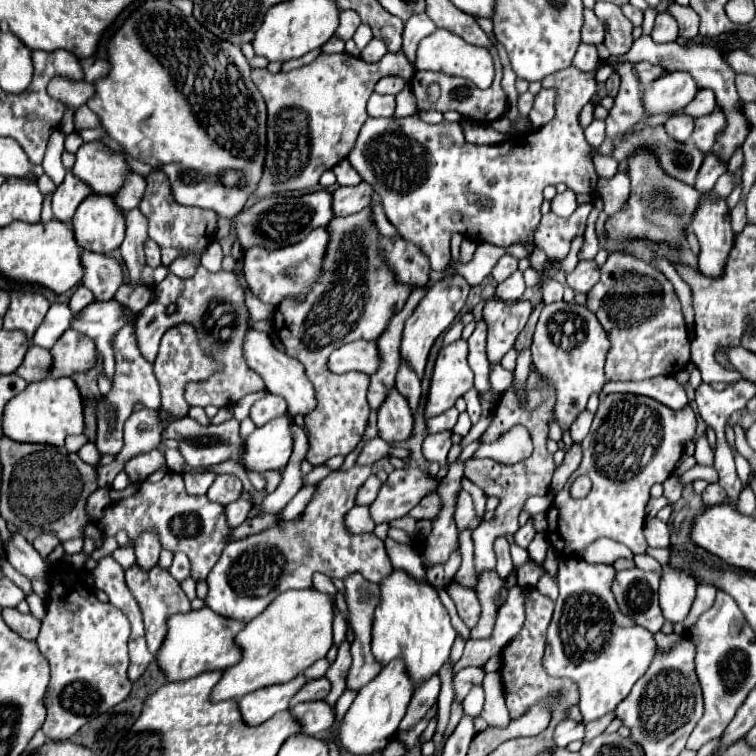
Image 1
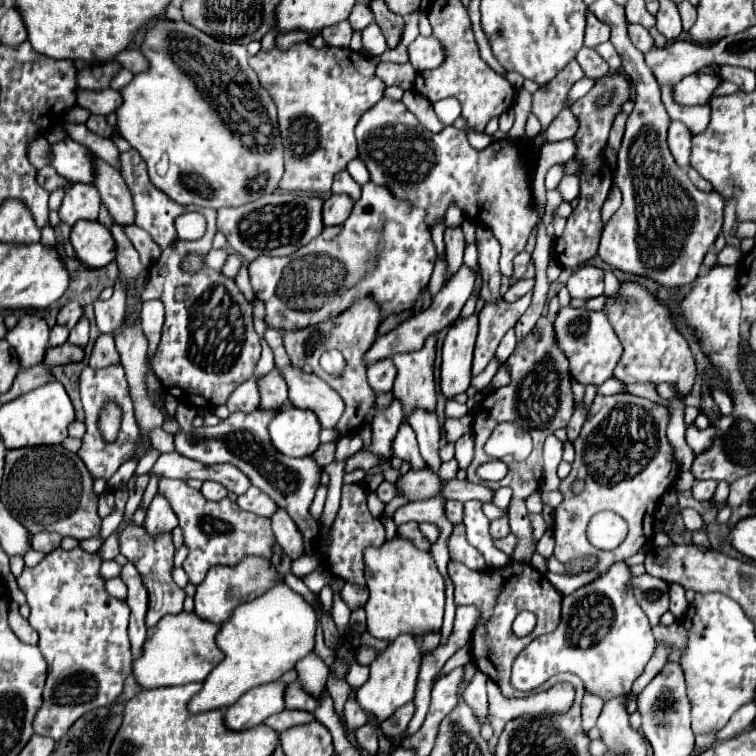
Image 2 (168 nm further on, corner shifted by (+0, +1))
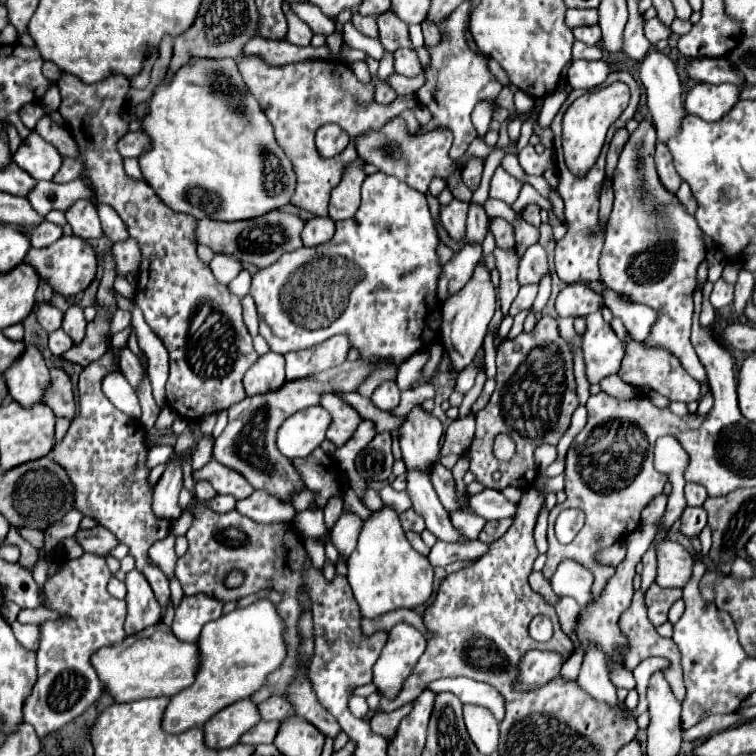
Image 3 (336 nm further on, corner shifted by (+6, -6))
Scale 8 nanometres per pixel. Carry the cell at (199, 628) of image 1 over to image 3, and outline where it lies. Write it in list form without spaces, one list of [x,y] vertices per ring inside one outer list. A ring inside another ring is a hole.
[[[162,622],[138,632],[136,636],[124,636],[120,644],[100,648],[92,656],[92,666],[98,672],[104,692],[114,698],[114,702],[134,702],[154,696],[174,696],[194,682],[198,668],[198,648],[196,644],[180,642],[170,626]]]

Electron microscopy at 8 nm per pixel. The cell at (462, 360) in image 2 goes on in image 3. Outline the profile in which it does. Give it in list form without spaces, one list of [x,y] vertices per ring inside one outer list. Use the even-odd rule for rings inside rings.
[[[480,262],[480,264],[476,264],[476,268],[472,272],[472,280],[468,280],[468,284],[460,292],[456,292],[456,296],[450,296],[442,304],[442,316],[444,316],[442,344],[448,350],[448,358],[456,372],[466,368],[474,360],[476,350],[484,342],[484,336],[488,332],[488,324],[494,316],[494,310],[496,310],[496,290],[490,282],[490,270],[486,268],[484,262]]]

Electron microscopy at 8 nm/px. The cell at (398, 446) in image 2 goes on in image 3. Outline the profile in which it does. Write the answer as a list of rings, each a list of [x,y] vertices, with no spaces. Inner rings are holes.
[[[408,470],[408,496],[412,500],[412,508],[426,520],[426,528],[442,542],[466,542],[468,538],[456,532],[450,522],[450,514],[440,504],[428,474],[420,470]]]

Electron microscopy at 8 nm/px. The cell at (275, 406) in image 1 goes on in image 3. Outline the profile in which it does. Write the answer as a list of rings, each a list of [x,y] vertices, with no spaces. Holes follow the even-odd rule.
[[[268,352],[256,360],[256,364],[244,376],[244,390],[248,396],[264,394],[280,388],[286,382],[284,378],[284,356]]]

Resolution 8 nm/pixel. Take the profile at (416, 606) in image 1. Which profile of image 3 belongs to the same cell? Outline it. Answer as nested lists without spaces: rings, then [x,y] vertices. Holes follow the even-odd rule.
[[[382,506],[364,520],[358,536],[358,546],[354,548],[352,556],[348,556],[346,566],[348,584],[360,604],[364,618],[376,618],[396,608],[414,608],[428,602],[432,596],[434,570],[428,558],[420,556],[408,544],[398,514],[388,506]]]

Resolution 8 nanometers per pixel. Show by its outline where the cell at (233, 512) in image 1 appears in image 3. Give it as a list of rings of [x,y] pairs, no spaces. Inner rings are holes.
[[[254,492],[252,496],[240,500],[236,510],[256,522],[292,520],[296,514],[292,504],[280,504],[280,500],[276,500],[276,496],[268,496],[268,492]]]

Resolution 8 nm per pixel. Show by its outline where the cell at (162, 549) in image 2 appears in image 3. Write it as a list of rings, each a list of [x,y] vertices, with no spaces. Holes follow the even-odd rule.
[[[130,328],[116,332],[112,336],[112,350],[80,372],[80,414],[72,420],[62,442],[54,444],[52,458],[68,472],[68,478],[74,484],[74,508],[84,516],[92,516],[98,524],[108,528],[120,544],[130,548],[130,554],[136,558],[136,568],[146,576],[164,608],[170,600],[168,578],[162,570],[150,566],[146,552],[156,540],[168,536],[170,522],[160,520],[152,512],[154,484],[148,482],[146,430],[138,420],[120,412],[102,392],[102,378],[112,370],[118,370],[118,352],[128,344],[130,332]]]

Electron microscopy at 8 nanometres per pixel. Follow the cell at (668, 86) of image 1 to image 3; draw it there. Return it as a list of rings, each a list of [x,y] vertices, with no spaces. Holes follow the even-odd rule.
[[[694,84],[686,96],[686,110],[702,120],[722,120],[732,106],[740,100],[742,88],[734,84]]]

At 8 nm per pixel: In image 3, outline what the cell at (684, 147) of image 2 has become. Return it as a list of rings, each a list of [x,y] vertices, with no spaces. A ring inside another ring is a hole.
[[[658,142],[656,144],[656,154],[654,154],[654,162],[656,162],[656,172],[660,176],[660,182],[664,182],[664,188],[668,188],[668,192],[676,194],[678,188],[680,188],[680,182],[682,178],[678,176],[678,172],[674,170],[674,164],[672,164],[672,156],[666,148],[666,144]]]

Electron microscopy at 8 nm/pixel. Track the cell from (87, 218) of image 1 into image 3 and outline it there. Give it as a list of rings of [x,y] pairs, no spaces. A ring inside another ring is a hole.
[[[62,236],[48,248],[30,248],[28,256],[24,256],[24,262],[30,264],[32,268],[36,268],[40,282],[48,282],[54,292],[58,292],[66,298],[76,296],[78,292],[86,290],[88,284],[94,280],[96,268],[98,268],[98,258],[96,258],[94,250],[78,236]]]

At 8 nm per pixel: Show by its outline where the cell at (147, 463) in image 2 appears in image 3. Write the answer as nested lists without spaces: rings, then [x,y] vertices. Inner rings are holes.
[[[154,446],[154,448],[150,448],[150,452],[148,452],[148,466],[150,468],[154,468],[154,466],[158,466],[158,464],[164,464],[164,462],[168,462],[168,458],[174,454],[174,446]]]

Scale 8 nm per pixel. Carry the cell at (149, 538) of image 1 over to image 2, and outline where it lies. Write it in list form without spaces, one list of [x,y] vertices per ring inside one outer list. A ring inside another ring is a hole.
[[[162,495],[154,497],[154,501],[150,503],[144,525],[152,537],[158,537],[158,533],[168,533],[174,527],[178,527],[178,519]]]

